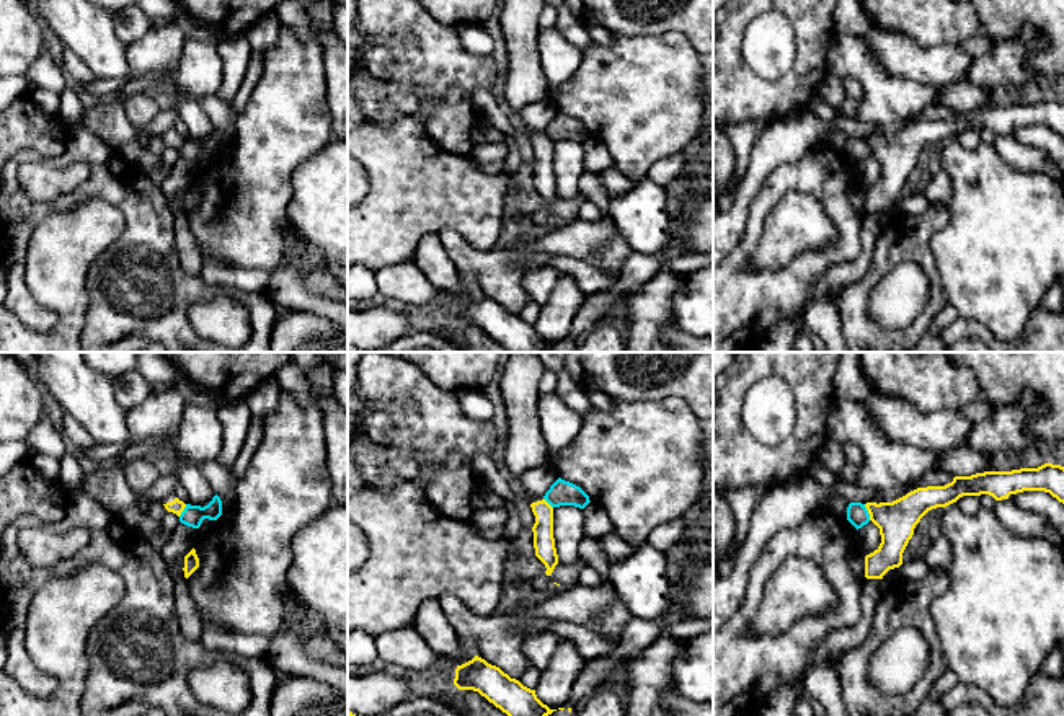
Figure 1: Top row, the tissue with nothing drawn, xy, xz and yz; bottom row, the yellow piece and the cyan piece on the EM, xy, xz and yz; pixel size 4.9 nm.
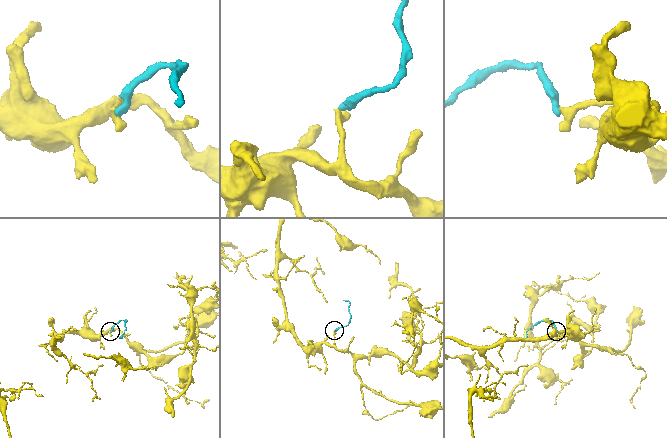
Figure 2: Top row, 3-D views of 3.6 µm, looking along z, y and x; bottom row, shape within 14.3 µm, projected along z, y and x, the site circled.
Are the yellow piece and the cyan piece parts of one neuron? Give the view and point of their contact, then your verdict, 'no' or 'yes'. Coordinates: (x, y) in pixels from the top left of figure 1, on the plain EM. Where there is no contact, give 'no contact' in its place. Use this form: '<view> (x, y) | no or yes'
yz (868, 147) | no

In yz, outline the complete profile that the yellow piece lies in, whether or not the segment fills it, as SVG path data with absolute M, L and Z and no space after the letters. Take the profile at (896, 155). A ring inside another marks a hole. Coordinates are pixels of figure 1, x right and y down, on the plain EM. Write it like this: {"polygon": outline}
{"polygon": "M1044 98L1038 103L984 106L955 111L945 121L917 122L893 137L867 137L870 155L880 163L880 181L865 191L865 212L883 210L902 199L902 188L915 160L932 144L947 142L963 130L989 129L995 135L1023 126L1044 126L1064 139L1064 101Z"}

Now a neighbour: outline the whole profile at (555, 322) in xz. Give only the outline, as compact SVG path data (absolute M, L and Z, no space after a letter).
M561 274L535 323L537 333L550 344L571 341L571 328L586 294L571 276Z

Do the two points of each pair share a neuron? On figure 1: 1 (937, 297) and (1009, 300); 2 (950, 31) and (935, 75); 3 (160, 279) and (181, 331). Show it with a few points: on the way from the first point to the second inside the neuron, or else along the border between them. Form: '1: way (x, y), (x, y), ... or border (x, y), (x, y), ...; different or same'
1: border (935, 260), (935, 269), (947, 302); different
2: border (908, 35), (921, 46), (955, 44); different
3: way (160, 292), (160, 310), (168, 318); same

